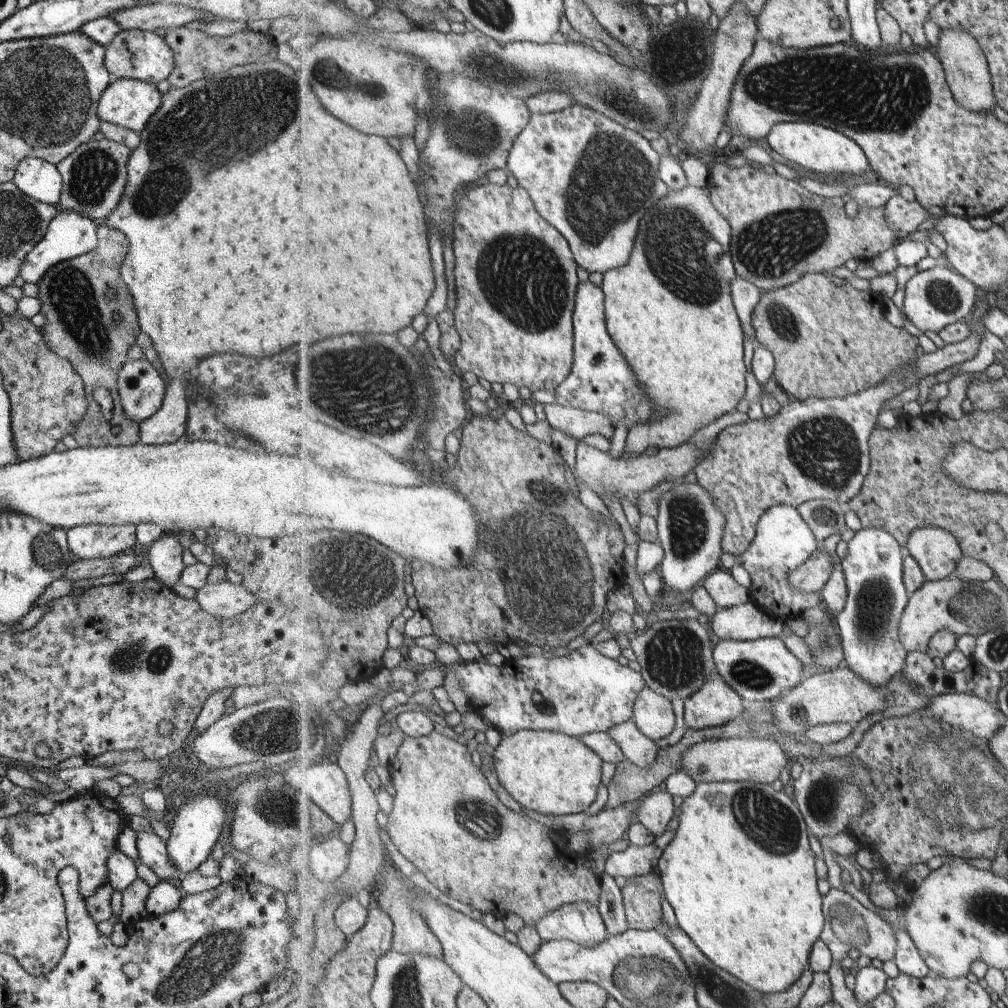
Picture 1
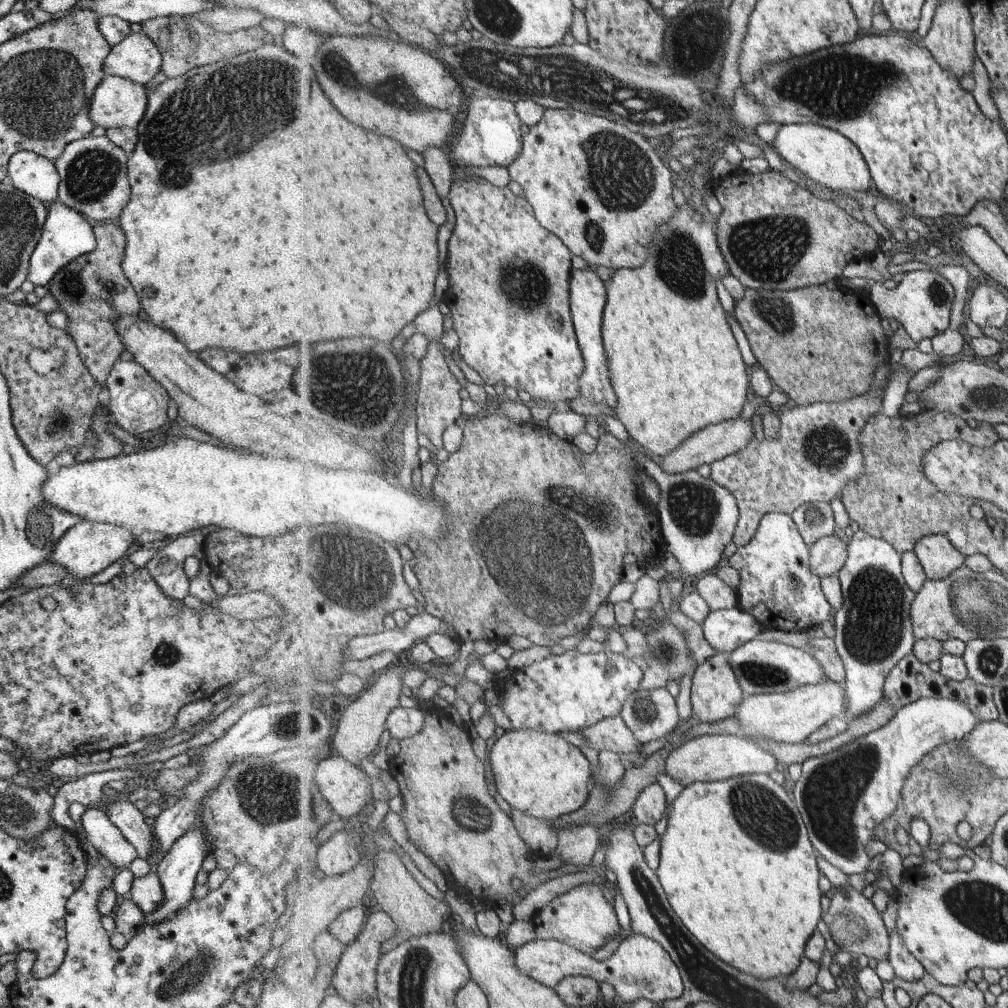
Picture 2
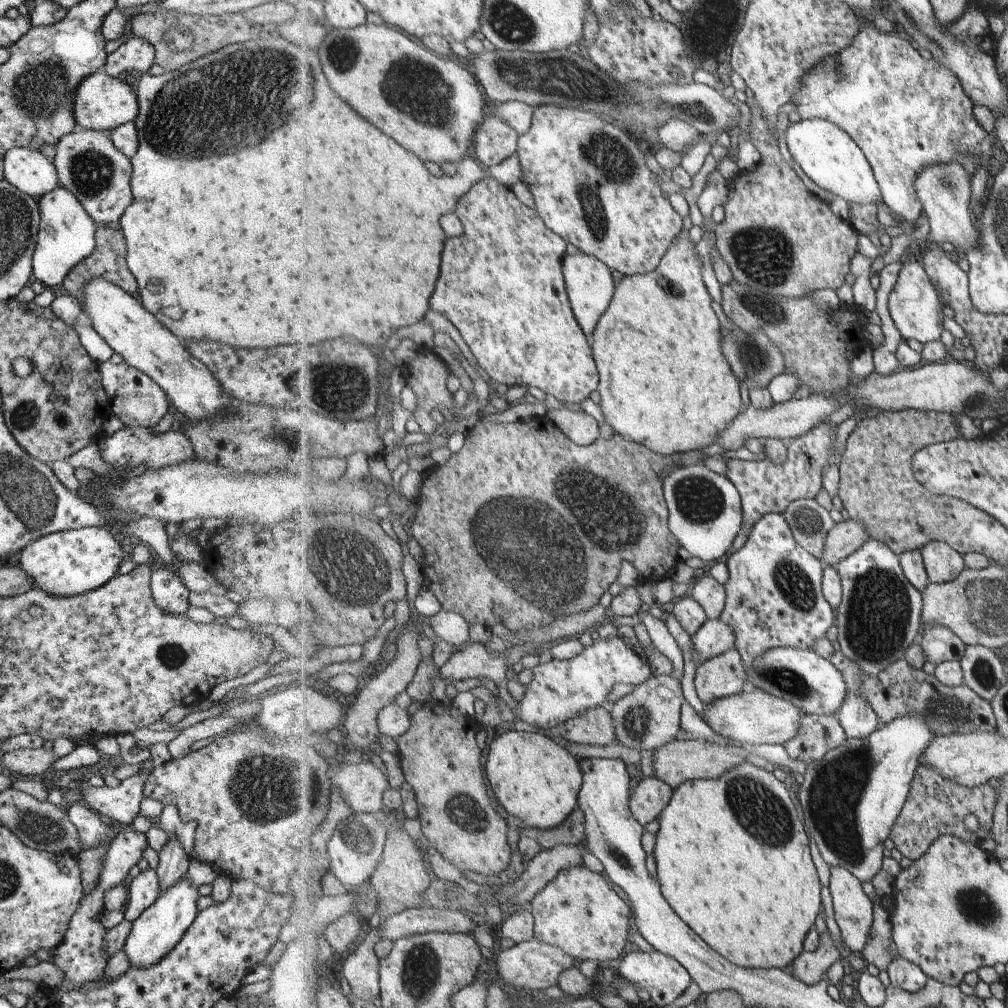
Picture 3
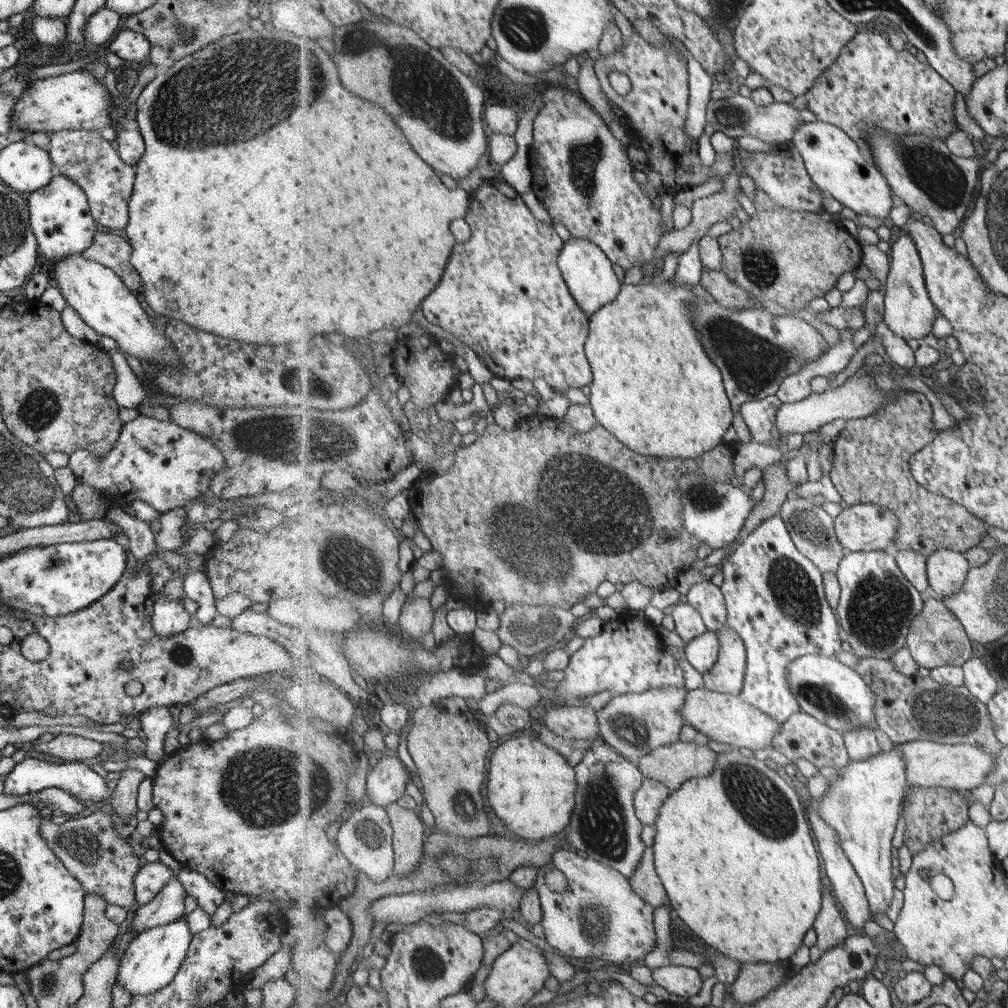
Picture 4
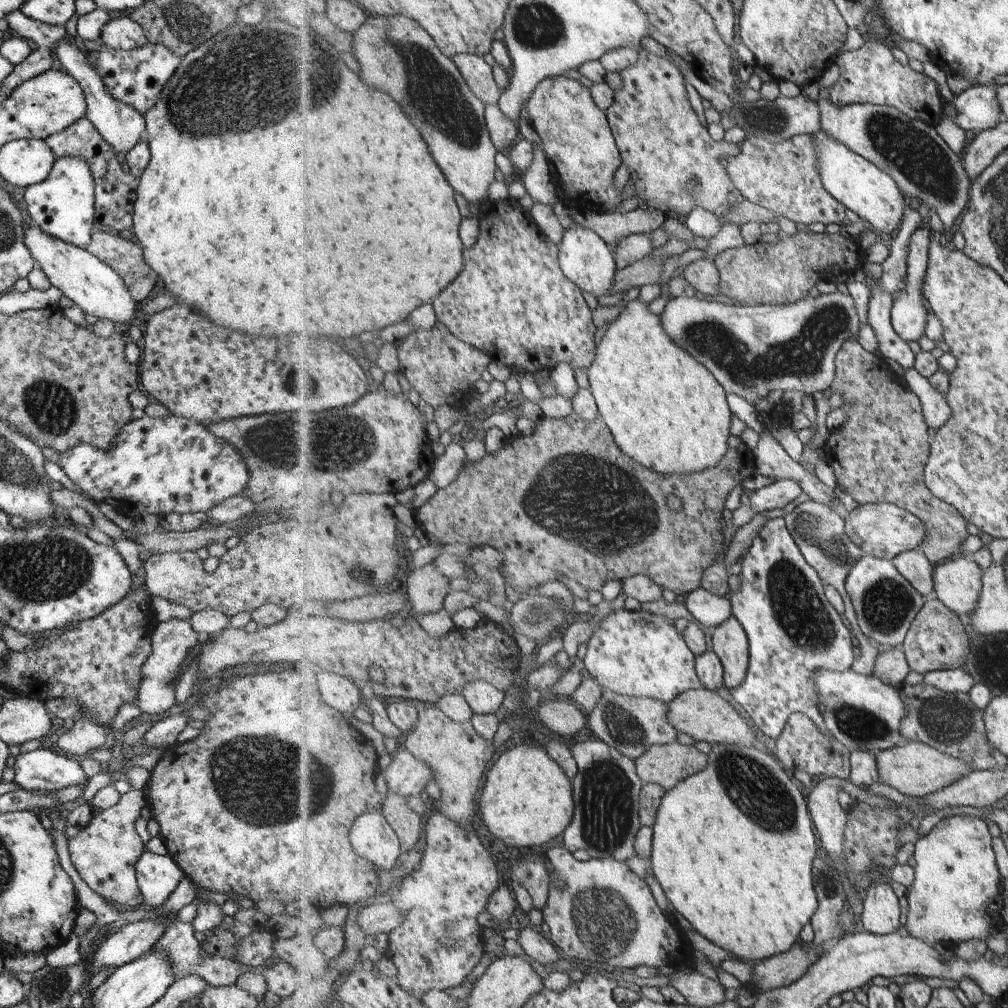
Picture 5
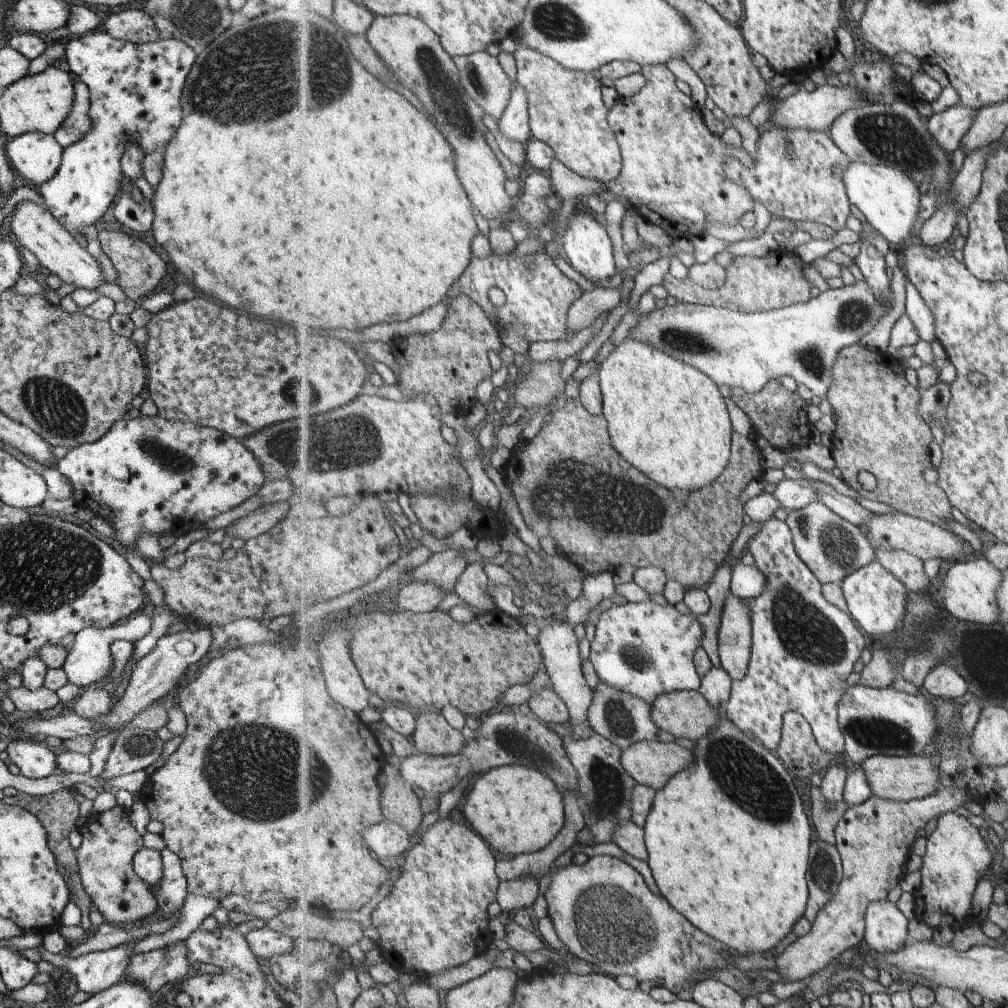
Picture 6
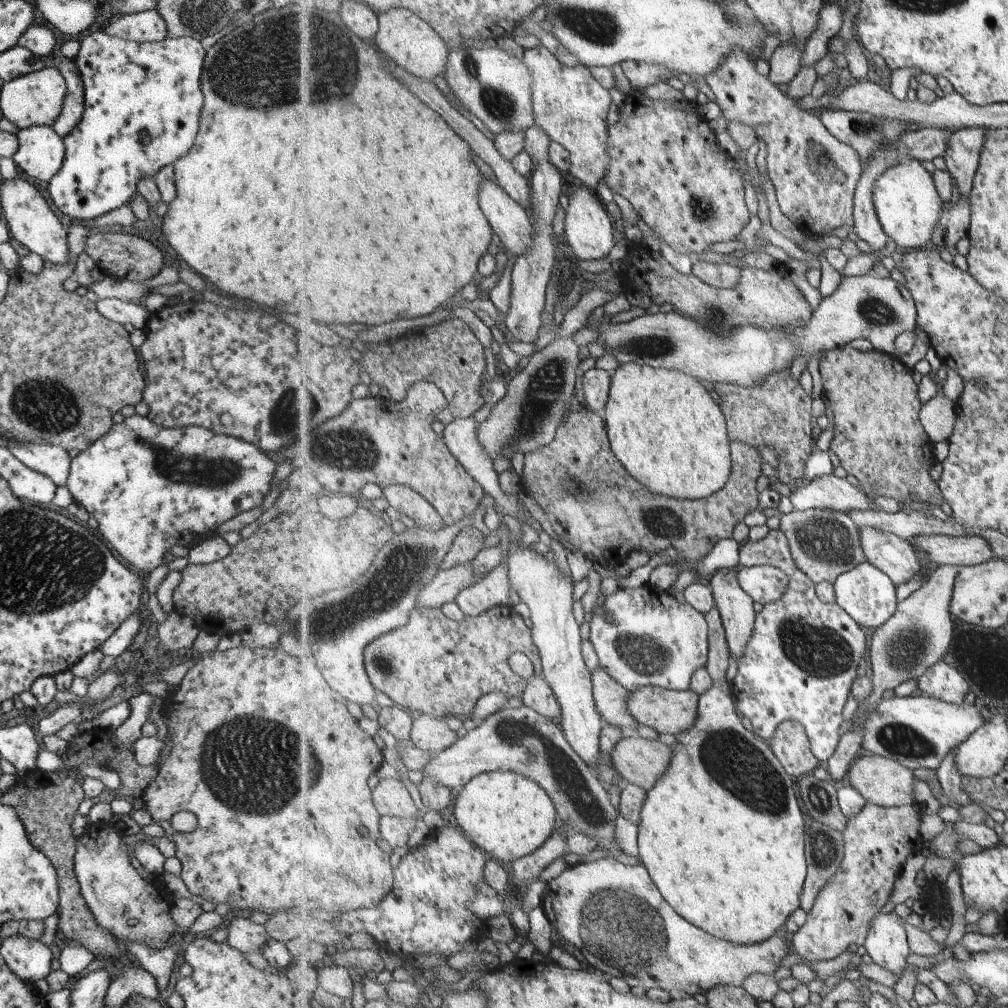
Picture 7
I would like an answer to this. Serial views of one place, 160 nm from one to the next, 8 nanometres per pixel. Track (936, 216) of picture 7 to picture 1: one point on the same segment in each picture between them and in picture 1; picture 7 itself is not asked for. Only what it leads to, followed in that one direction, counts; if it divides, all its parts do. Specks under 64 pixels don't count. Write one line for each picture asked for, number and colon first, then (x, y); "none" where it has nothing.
1: (818, 148)
2: (826, 156)
3: (826, 153)
4: (835, 161)
5: (864, 188)
6: (890, 199)

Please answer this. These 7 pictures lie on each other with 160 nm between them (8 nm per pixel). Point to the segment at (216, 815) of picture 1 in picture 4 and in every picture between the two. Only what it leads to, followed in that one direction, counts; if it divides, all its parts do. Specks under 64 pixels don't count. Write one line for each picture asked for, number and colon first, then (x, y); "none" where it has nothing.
2: (177, 869)
3: (152, 935)
4: (152, 957)

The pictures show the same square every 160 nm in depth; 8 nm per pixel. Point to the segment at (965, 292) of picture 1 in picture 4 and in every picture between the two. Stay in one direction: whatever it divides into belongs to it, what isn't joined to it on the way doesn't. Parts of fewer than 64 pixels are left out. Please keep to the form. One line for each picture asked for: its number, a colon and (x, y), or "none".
2: (922, 301)
3: (915, 305)
4: (909, 311)

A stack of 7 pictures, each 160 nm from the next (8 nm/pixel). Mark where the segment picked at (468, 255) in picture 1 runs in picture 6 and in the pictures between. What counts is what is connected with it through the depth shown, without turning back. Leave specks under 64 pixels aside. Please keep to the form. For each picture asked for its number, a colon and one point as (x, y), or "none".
2: (508, 288)
3: (502, 286)
4: (503, 294)
5: (512, 299)
6: (539, 295)

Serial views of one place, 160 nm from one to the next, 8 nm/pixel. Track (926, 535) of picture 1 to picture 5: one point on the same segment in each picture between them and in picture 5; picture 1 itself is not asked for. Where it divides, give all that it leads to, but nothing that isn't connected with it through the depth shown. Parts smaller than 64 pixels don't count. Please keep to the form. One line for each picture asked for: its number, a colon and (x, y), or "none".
2: (940, 559)
3: (944, 564)
4: (947, 569)
5: (958, 583)

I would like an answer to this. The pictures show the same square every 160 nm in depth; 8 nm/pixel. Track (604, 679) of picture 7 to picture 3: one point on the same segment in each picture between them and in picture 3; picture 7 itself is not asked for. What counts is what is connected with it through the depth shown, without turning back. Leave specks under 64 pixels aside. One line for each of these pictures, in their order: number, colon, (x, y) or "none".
3: (648, 718)
4: (635, 724)
5: (632, 724)
6: (624, 719)

